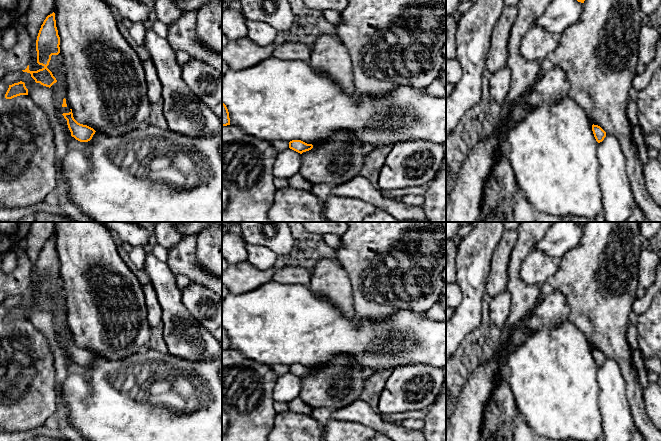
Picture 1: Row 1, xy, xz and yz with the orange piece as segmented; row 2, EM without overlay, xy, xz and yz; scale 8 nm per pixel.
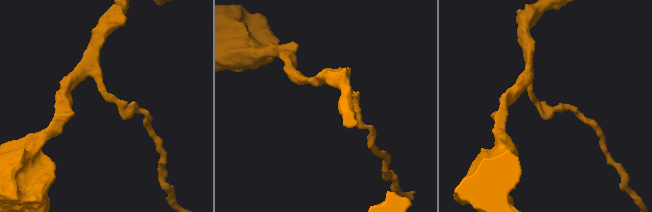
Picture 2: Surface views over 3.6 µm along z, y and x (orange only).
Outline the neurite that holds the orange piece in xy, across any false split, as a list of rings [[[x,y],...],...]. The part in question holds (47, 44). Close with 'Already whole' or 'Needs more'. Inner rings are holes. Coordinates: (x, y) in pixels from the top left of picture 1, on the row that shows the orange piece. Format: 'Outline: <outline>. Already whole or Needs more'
Outline: [[[55,13],[48,15],[39,30],[36,40],[37,63],[43,68],[37,71],[30,71],[29,65],[23,72],[31,74],[36,83],[51,87],[57,82],[52,72],[47,68],[52,55],[60,53],[60,37],[56,27]]]. Already whole

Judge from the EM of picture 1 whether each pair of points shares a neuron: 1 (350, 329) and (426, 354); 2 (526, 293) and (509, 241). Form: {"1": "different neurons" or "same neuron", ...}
{"1": "same neuron", "2": "different neurons"}

